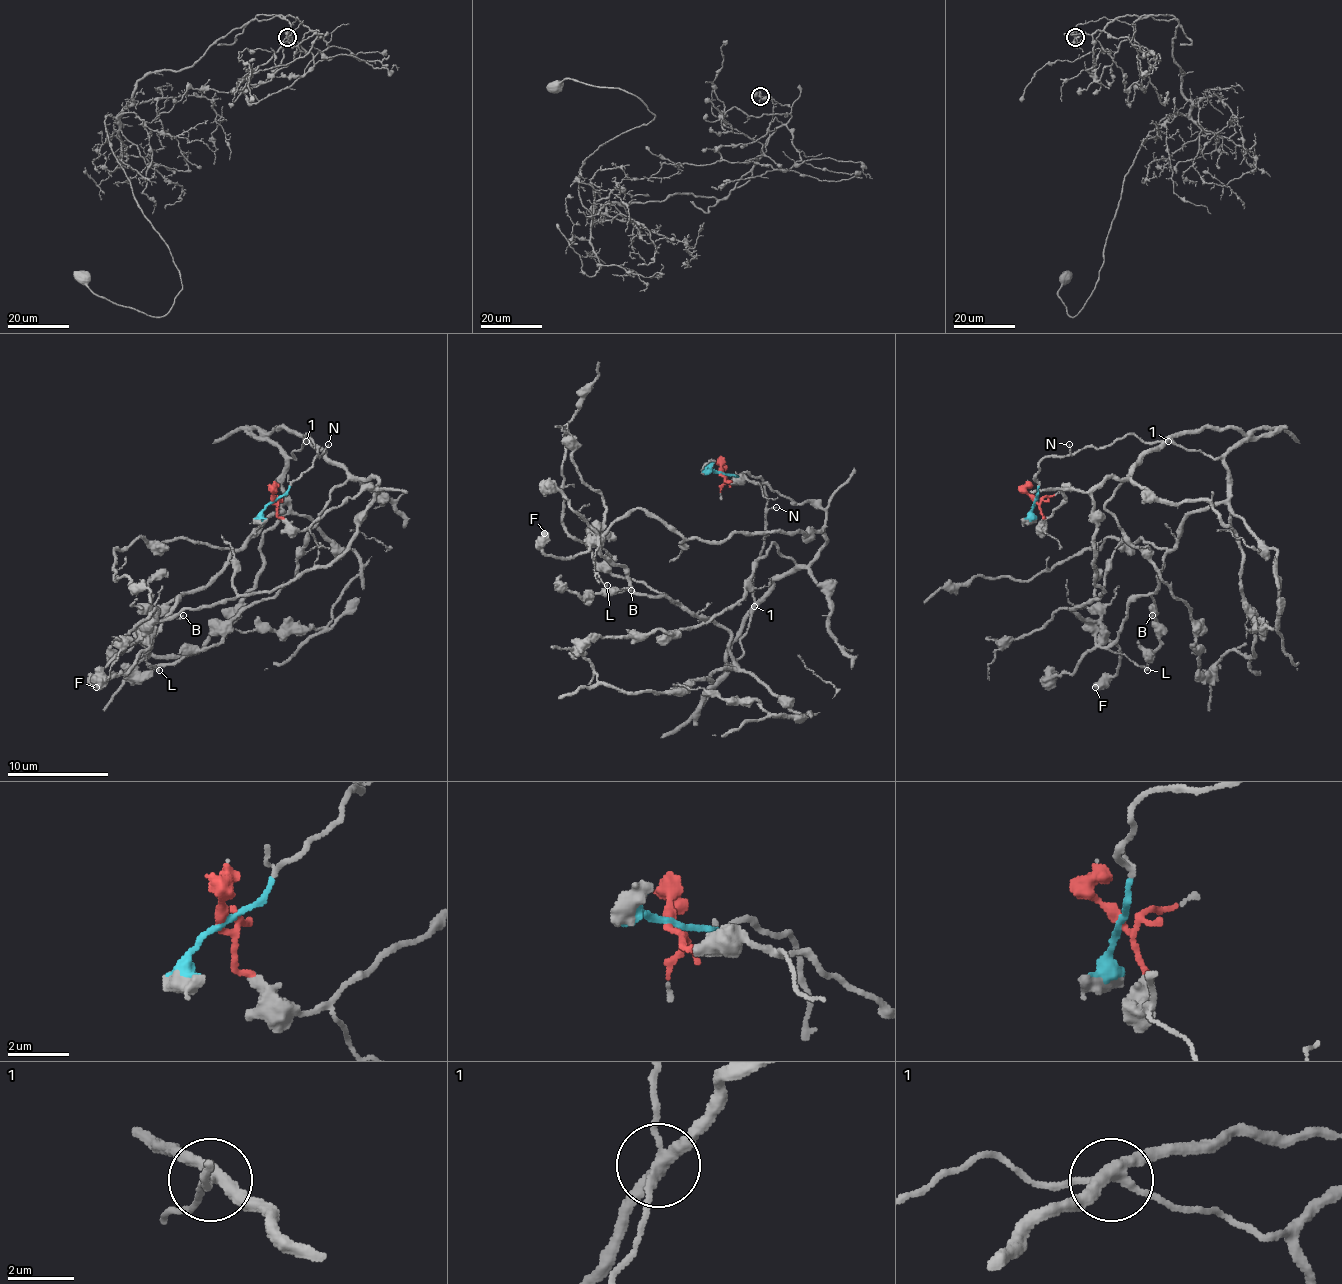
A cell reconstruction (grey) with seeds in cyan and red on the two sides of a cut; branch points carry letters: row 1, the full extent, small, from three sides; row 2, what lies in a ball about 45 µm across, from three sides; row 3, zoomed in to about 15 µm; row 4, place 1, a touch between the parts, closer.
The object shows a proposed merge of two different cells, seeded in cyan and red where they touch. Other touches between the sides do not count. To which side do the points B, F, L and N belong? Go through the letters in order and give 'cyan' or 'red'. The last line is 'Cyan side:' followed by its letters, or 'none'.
B: cyan
F: red
L: cyan
N: cyan
Cyan side: B, L, N

